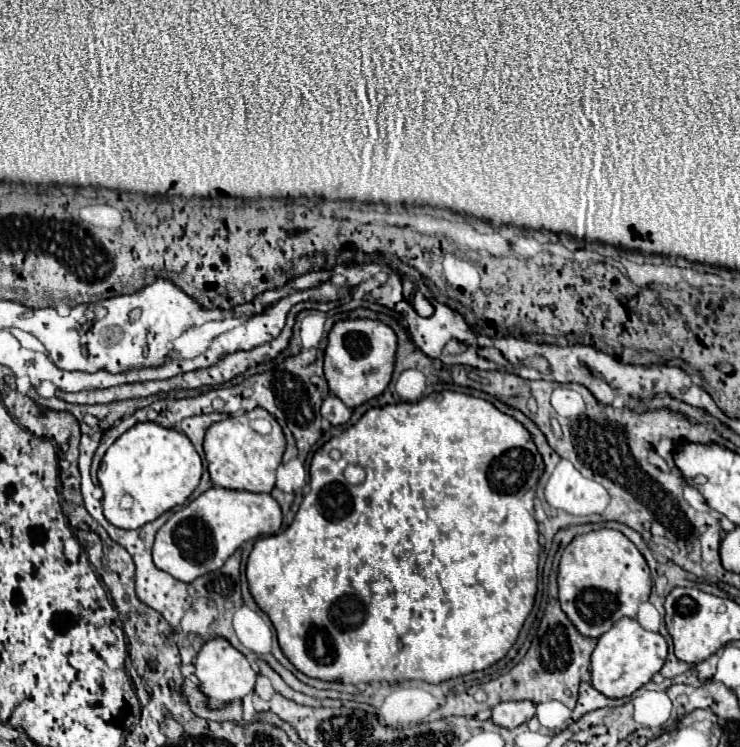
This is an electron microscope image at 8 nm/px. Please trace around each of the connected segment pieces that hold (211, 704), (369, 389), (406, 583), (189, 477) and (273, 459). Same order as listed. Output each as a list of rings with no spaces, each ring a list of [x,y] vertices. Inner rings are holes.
[[[224,638],[208,640],[194,658],[194,666],[196,666],[194,674],[198,678],[198,688],[206,696],[206,706],[210,710],[222,710],[224,706],[242,700],[244,696],[254,692],[256,672],[252,670],[250,662],[238,650],[234,650]]]
[[[342,320],[334,324],[328,334],[328,346],[324,356],[324,374],[330,392],[338,396],[350,410],[380,396],[392,378],[394,354],[396,334],[392,328],[376,320]]]
[[[444,390],[434,392],[418,400],[416,404],[398,402],[384,408],[370,408],[354,426],[344,430],[340,436],[334,436],[314,454],[310,464],[310,492],[304,496],[294,522],[280,534],[260,538],[250,552],[246,564],[250,594],[254,596],[258,608],[272,620],[284,656],[310,678],[354,686],[372,682],[396,684],[400,680],[424,680],[440,684],[476,670],[486,670],[488,666],[504,658],[506,652],[514,646],[518,632],[534,606],[534,596],[538,588],[540,544],[538,524],[534,518],[534,498],[536,484],[542,472],[544,462],[528,430],[512,416],[502,414],[496,406],[482,398]],[[348,464],[358,464],[364,468],[366,480],[362,484],[354,486],[346,482],[344,468]]]
[[[154,422],[136,424],[108,448],[108,452],[104,454],[102,464],[98,468],[98,480],[104,490],[104,498],[102,498],[104,516],[116,528],[124,528],[124,530],[142,528],[144,524],[148,524],[148,522],[156,520],[158,516],[162,516],[164,512],[172,510],[174,506],[184,504],[196,490],[200,476],[202,476],[202,460],[200,460],[198,452],[194,450],[192,442],[182,432],[176,432],[172,428],[162,428]]]
[[[262,408],[244,414],[232,414],[222,422],[216,422],[208,428],[204,438],[204,456],[208,462],[208,472],[214,486],[226,490],[242,490],[254,494],[270,494],[274,490],[274,474],[282,464],[282,454],[286,450],[286,438],[278,422],[270,418],[270,414]],[[254,418],[264,418],[272,424],[270,434],[254,432],[248,422]]]

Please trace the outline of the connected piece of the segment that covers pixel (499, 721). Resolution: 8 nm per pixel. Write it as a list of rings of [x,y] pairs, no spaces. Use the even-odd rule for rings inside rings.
[[[528,700],[522,702],[502,702],[492,708],[492,722],[502,728],[518,728],[520,724],[526,724],[536,712],[536,706]]]

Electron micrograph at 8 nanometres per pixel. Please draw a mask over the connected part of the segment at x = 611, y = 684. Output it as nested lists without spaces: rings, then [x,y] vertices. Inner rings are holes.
[[[622,618],[606,634],[598,638],[596,650],[592,654],[592,686],[608,698],[626,698],[652,680],[656,672],[666,662],[668,646],[658,632],[644,630],[636,620]]]

